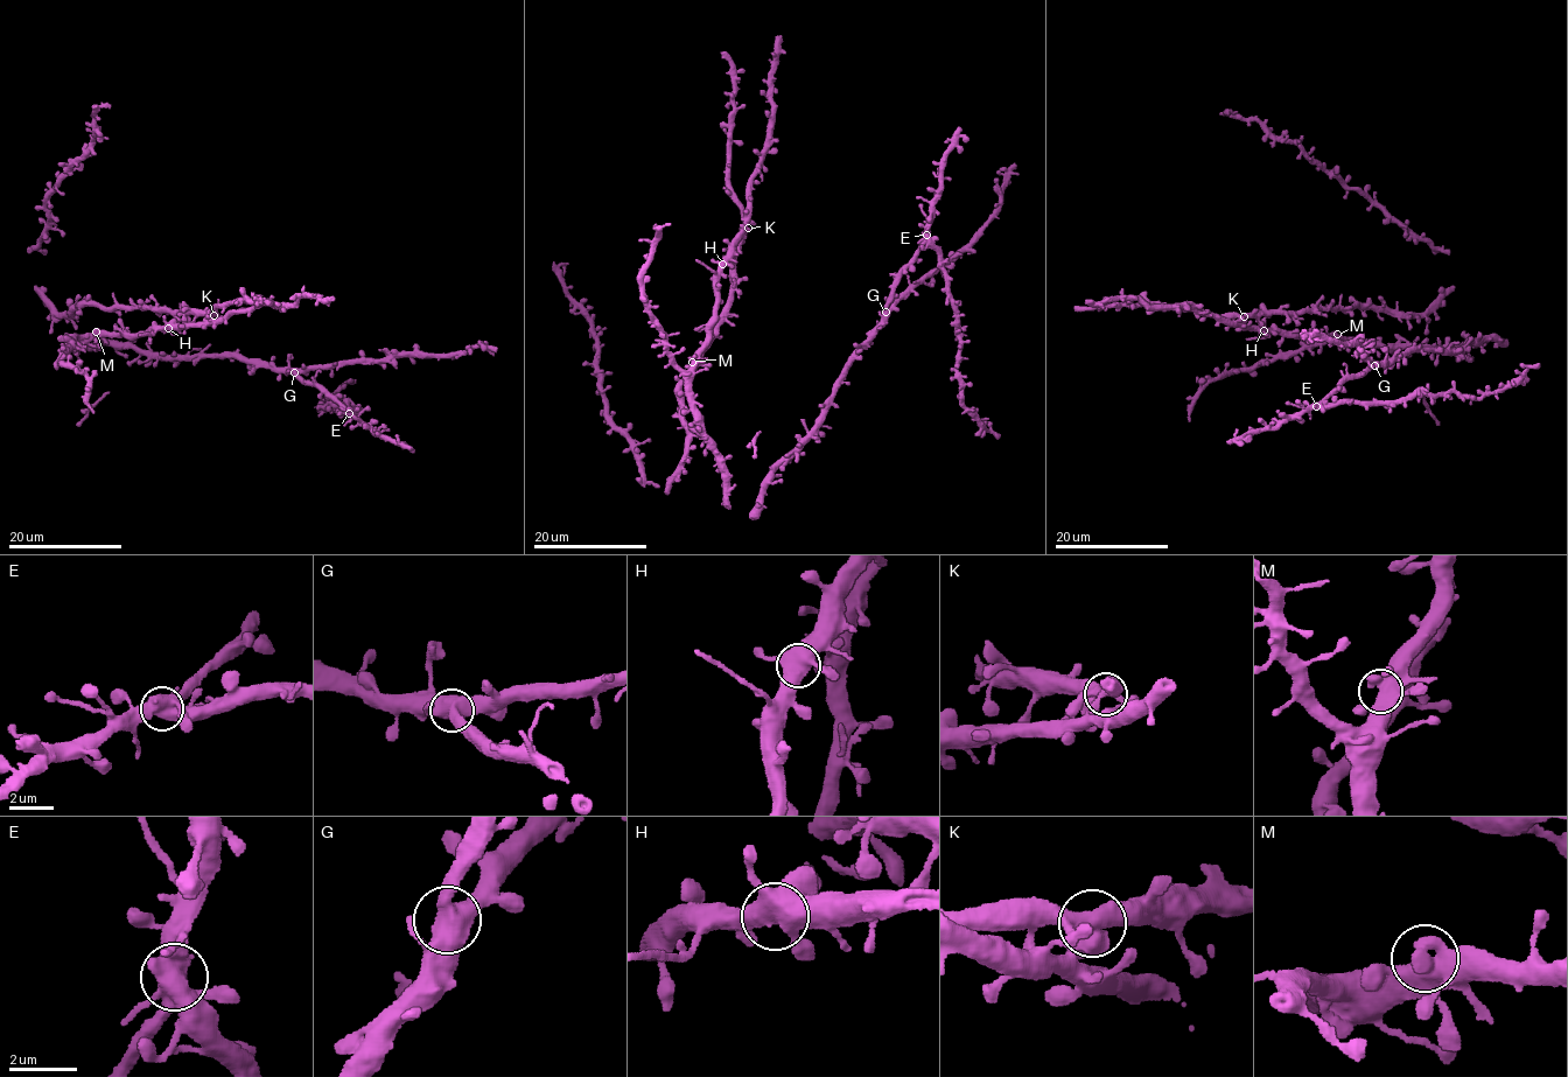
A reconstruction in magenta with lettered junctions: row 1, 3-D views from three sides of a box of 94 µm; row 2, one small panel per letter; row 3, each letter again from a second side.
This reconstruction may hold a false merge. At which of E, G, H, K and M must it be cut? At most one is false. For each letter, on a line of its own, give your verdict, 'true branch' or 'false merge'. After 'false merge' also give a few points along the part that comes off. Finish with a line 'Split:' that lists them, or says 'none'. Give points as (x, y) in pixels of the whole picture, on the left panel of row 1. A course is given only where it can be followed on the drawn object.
E: false merge; course (349, 412), (354, 411), (344, 412), (345, 405), (327, 404), (319, 408), (356, 380)
G: true branch
H: true branch
K: true branch
M: true branch
Split: E

